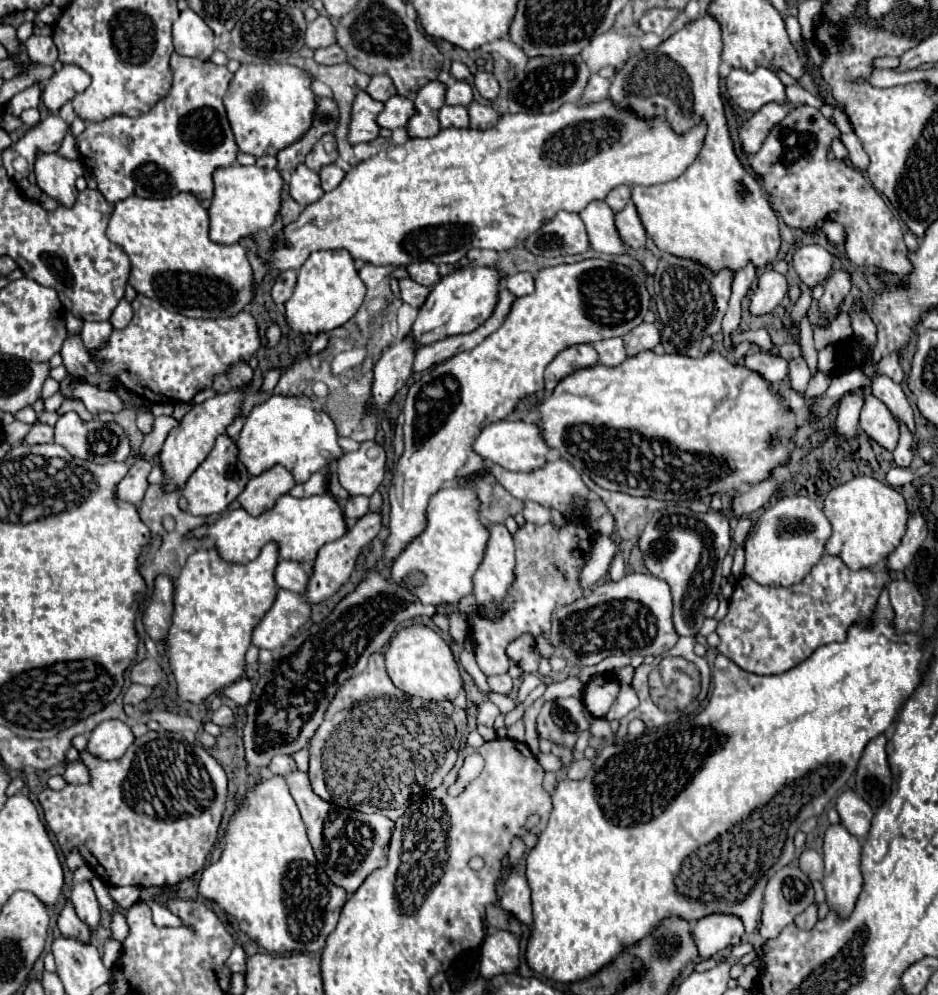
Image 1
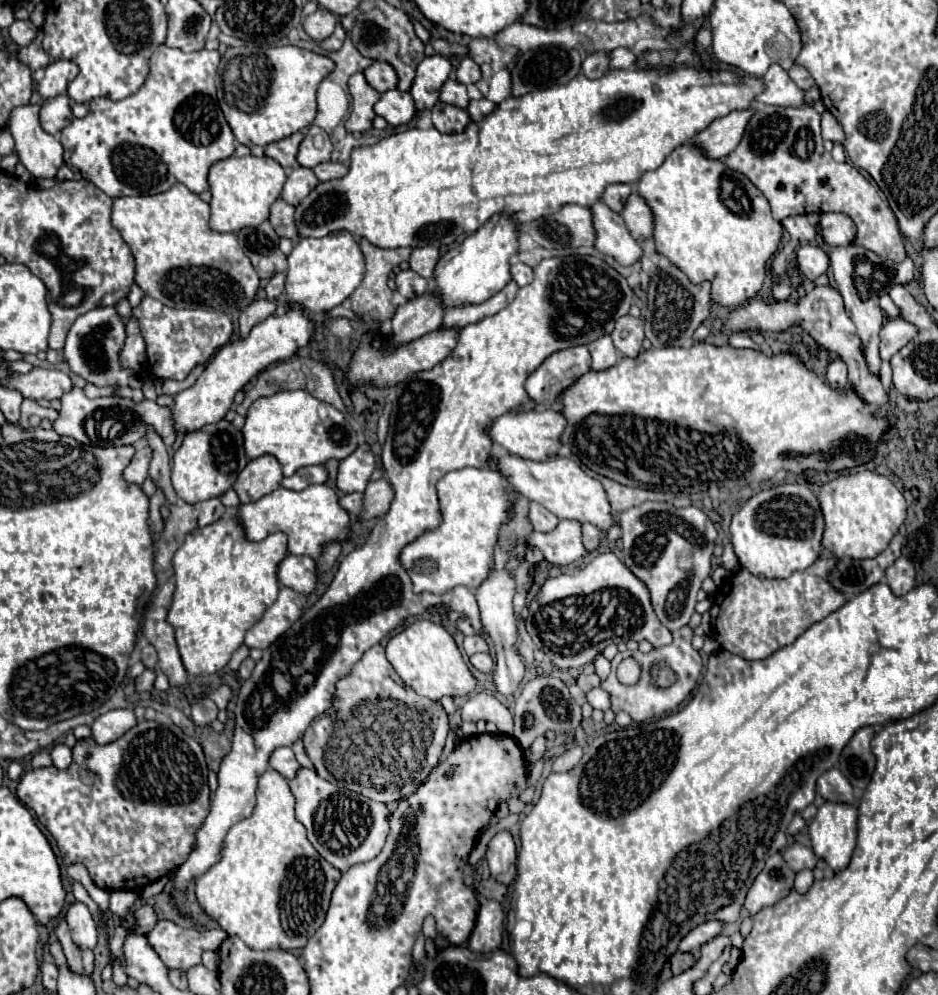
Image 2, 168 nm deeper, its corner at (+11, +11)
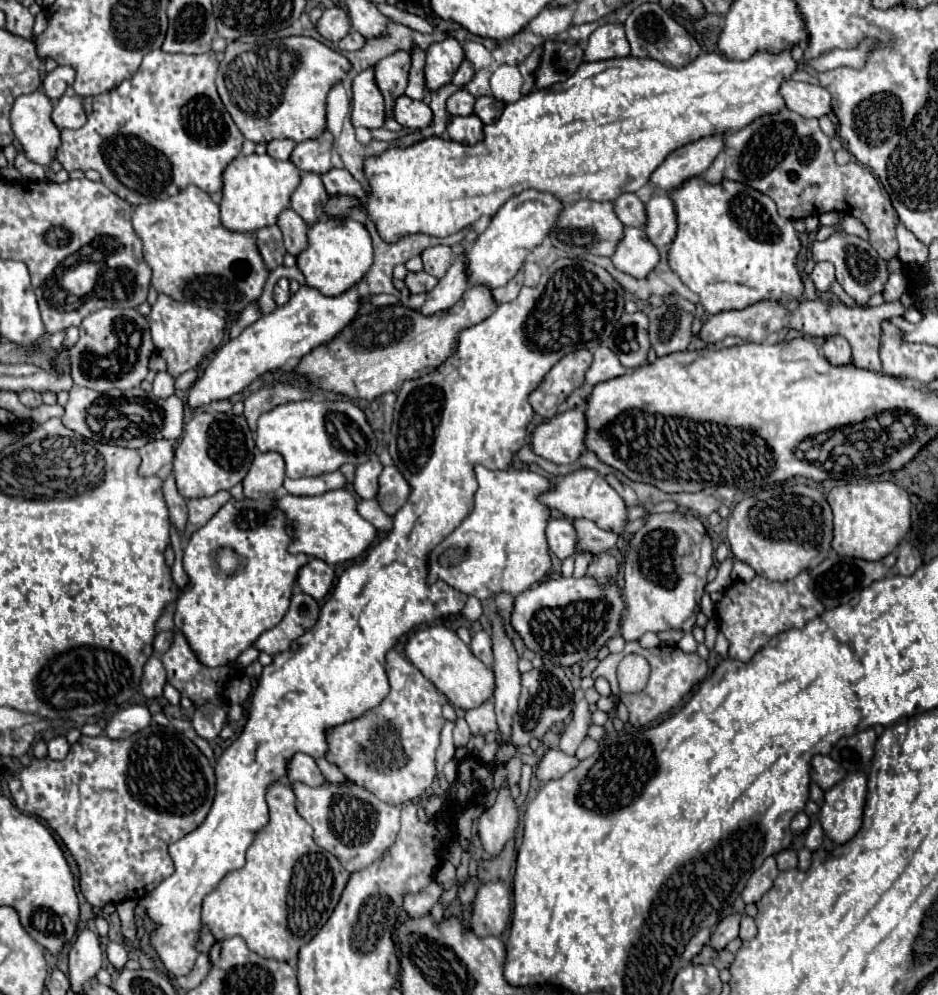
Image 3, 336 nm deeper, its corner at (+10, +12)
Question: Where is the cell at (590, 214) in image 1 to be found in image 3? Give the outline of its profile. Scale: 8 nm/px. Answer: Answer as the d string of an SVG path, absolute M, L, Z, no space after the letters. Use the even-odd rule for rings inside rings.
M626 227L624 239L618 245L614 257L614 265L634 279L646 279L658 265L660 253L656 245L646 237L644 229Z

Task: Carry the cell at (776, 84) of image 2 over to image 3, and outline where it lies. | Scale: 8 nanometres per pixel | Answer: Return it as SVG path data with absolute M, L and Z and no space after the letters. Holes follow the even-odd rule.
M782 83L782 97L786 99L788 109L794 113L810 119L816 117L820 119L822 115L828 115L832 111L832 97L830 93L820 87L820 85L810 85L810 83Z

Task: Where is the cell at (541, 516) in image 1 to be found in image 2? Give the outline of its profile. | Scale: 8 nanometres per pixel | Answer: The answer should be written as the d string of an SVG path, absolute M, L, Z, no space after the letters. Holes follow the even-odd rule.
M529 502L529 520L531 520L533 528L541 530L541 532L553 530L557 526L557 522L559 522L557 516L553 516L547 508L543 508L537 502Z

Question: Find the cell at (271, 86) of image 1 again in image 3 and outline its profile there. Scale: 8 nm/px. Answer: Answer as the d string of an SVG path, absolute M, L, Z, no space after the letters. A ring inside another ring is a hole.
M284 37L260 47L232 41L228 43L224 59L220 61L216 85L226 111L232 115L234 123L246 139L254 143L270 143L272 139L292 139L298 143L306 139L316 139L324 133L326 95L336 83L340 83L346 77L350 69L352 65L342 53L326 47L324 43L312 37Z

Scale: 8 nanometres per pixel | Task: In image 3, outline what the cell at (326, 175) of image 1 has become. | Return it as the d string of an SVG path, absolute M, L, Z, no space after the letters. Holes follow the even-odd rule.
M330 169L322 175L322 181L328 195L350 195L358 201L362 201L366 195L360 183L346 169Z

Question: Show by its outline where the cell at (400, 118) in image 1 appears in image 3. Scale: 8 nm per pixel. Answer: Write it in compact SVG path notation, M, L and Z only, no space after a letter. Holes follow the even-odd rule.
M406 95L396 99L394 117L402 127L408 129L424 129L432 125L432 109L424 101L416 101Z

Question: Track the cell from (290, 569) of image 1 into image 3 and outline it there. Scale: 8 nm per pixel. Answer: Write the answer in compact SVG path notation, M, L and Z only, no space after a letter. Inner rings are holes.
M310 559L310 563L304 565L298 573L298 587L314 599L326 597L332 583L334 583L334 569L320 559Z

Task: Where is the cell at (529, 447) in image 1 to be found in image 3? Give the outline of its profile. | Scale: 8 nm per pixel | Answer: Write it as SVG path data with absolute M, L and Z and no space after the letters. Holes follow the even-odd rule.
M586 409L558 413L550 423L540 423L532 435L536 455L552 463L574 463L586 449Z

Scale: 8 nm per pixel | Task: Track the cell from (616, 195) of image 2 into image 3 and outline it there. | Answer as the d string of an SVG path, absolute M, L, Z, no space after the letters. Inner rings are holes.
M634 193L620 195L614 201L614 207L616 207L618 219L624 225L628 225L628 227L644 227L646 225L646 207Z

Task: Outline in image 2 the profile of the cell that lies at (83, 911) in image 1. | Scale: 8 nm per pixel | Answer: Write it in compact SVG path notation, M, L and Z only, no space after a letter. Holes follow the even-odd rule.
M73 902L67 912L65 920L69 924L69 932L79 948L93 950L97 944L97 924L83 902Z

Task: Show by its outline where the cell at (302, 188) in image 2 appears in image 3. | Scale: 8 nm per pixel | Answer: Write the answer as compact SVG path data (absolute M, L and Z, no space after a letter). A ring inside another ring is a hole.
M304 173L298 189L292 193L292 209L308 223L314 225L324 213L326 205L326 189L316 173Z

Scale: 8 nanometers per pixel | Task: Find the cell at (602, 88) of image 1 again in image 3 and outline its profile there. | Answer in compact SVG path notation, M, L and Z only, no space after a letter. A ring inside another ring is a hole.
M606 23L590 35L584 51L584 61L604 61L628 55L630 55L630 43L626 39L624 25Z

